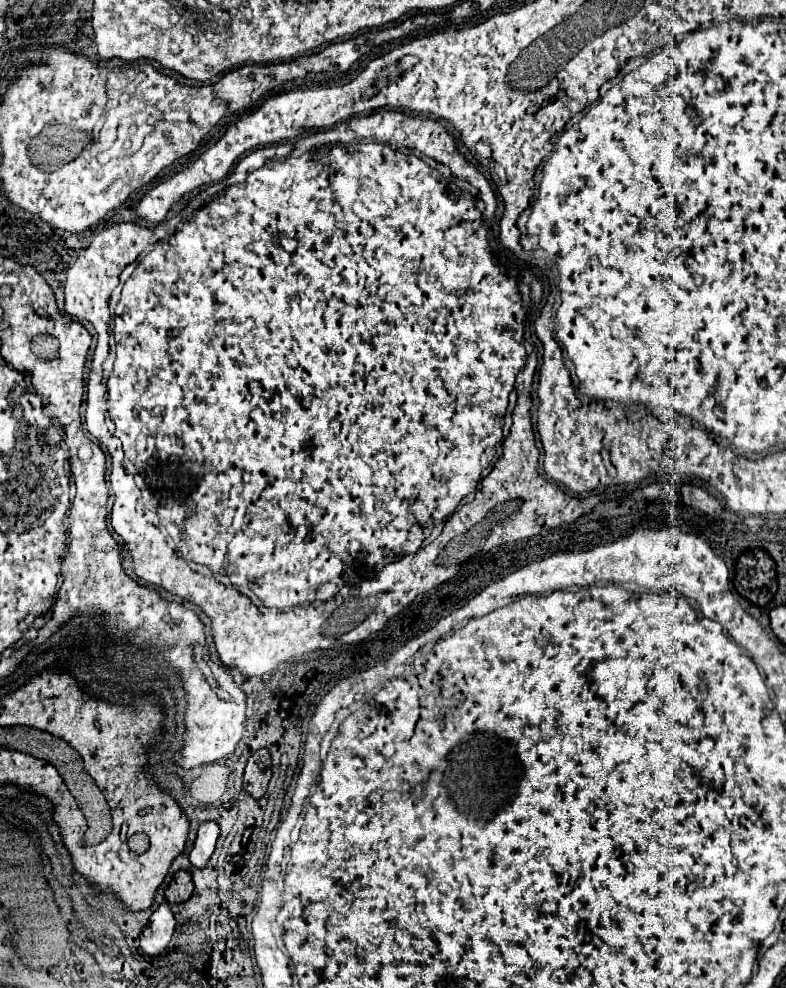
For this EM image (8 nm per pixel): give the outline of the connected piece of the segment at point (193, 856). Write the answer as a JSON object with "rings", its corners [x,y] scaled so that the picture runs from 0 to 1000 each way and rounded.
{"rings":[[[261,832],[251,840],[251,850],[240,864],[240,870],[251,879],[261,879],[274,862],[274,854],[279,848],[279,836],[274,832]]]}

